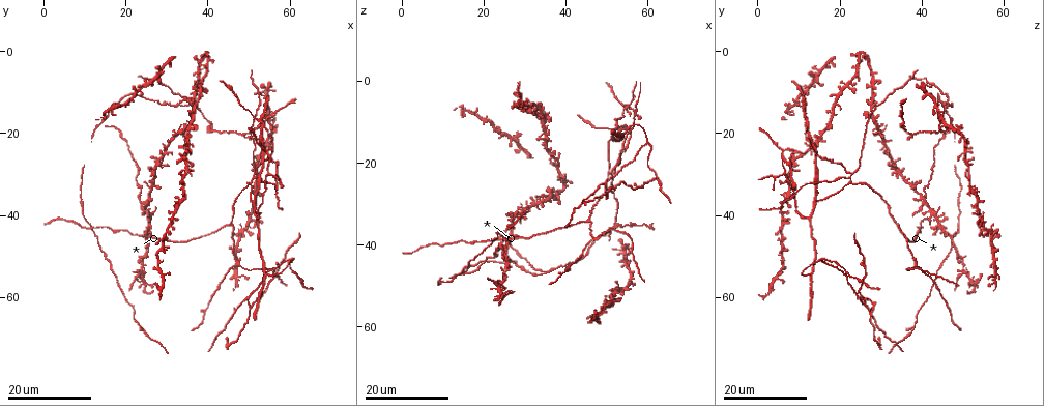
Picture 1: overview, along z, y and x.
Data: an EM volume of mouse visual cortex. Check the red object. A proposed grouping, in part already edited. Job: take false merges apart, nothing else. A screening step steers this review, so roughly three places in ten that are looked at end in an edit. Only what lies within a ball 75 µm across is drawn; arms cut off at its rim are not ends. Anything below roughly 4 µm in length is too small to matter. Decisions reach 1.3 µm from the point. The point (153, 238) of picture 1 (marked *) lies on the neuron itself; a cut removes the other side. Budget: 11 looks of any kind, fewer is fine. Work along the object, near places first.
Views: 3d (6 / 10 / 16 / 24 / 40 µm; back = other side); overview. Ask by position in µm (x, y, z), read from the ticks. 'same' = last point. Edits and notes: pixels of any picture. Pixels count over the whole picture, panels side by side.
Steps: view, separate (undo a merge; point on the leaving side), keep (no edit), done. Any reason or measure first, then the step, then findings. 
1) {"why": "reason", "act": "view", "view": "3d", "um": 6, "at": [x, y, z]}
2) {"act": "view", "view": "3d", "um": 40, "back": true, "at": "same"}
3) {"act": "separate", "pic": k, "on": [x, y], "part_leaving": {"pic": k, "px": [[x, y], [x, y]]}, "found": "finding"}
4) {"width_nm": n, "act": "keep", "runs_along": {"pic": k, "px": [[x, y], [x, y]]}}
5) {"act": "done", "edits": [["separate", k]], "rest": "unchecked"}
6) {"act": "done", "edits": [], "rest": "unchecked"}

{"why": "two arms in line, one across", "act": "view", "view": "3d", "um": 24, "at": [51.0, 31.0, 22.0]}

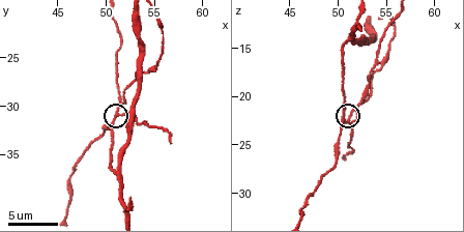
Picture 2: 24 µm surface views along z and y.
{"why": "zoom in", "act": "view", "view": "3d", "um": 6, "at": [51.2, 30.8, 22.6]}

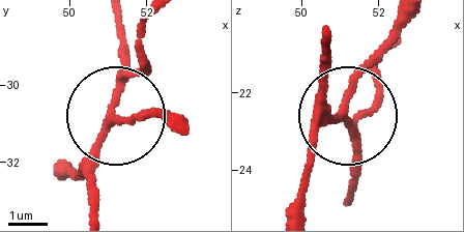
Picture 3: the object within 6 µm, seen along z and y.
{"width_nm": 170, "act": "keep", "found": "continuous, no second neuron"}

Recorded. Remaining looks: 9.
{"why": "a fork", "act": "view", "view": "3d", "um": 24, "at": [52.0, 17.0, 11.5]}

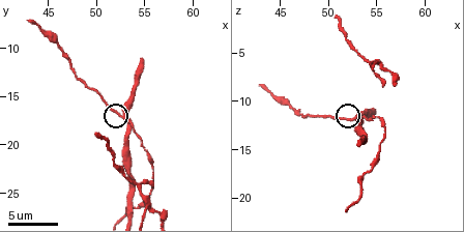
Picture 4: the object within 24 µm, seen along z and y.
{"act": "view", "view": "3d", "um": 6, "at": [52.2, 16.8, 11.8]}

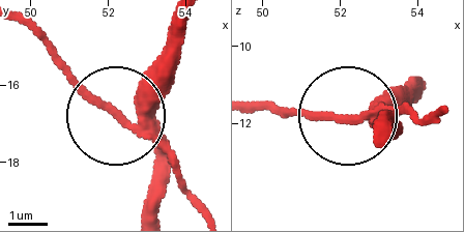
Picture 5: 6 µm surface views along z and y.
{"side_arm_um": 6, "act": "keep", "runs_along": {"pic": 5, "px": [[442, 110], [350, 119], [409, 103]]}, "found": "continuous, no second neuron"}

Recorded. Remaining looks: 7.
{"why": "thin arm on a thick one", "act": "view", "view": "3d", "um": 24, "at": [47.0, 51.5, 38.5]}

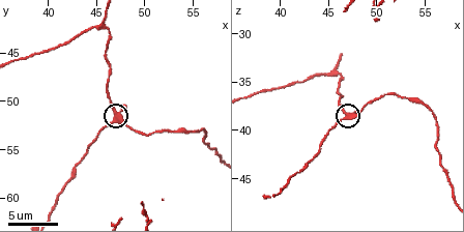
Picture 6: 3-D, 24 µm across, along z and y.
{"act": "view", "view": "3d", "um": 10, "at": "same"}

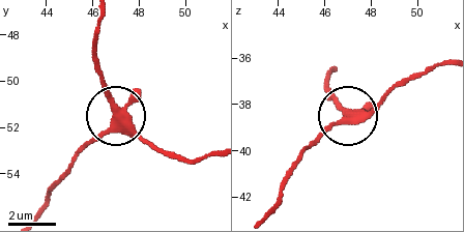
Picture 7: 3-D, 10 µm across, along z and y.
{"side_arm_um": 24, "act": "keep", "runs_along": {"pic": 7, "px": [[102, 20], [97, 67], [111, 109], [167, 154]]}, "found": "all the same neuron"}

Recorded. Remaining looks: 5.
{"why": "a fork", "act": "view", "view": "3d", "um": 10, "at": [45.8, 41.8, 33.8]}

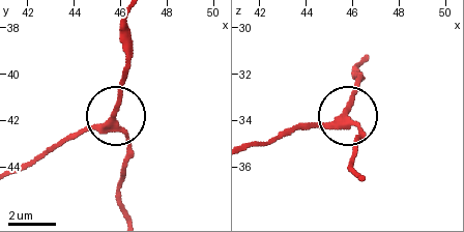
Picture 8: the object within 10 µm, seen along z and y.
{"width_nm": 250, "act": "keep", "runs_along": {"pic": 8, "px": [[18, 171], [111, 118], [125, 144], [125, 171]]}, "found": "continuous, no second neuron"}

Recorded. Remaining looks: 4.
{"act": "view", "view": "3d", "um": 16, "at": [24.5, 36.5, 40.5]}

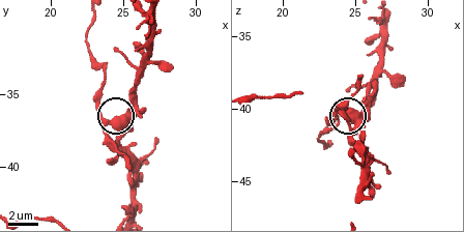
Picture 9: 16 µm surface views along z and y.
{"act": "view", "view": "3d", "um": 6, "at": [25.0, 36.6, 40.4]}

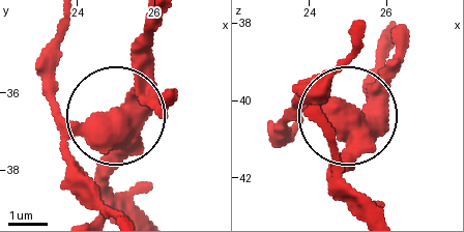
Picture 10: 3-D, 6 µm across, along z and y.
{"side_arm_um": 124, "act": "separate", "pic": 10, "on": [52, 113], "part_leaving": {"pic": 10, "px": [[111, 125], [75, 122], [58, 106], [61, 17]]}, "found": "a second neuron is stuck on"}

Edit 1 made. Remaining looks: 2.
{"act": "done", "edits": [["separate", 10]], "rest": "unchecked"}

